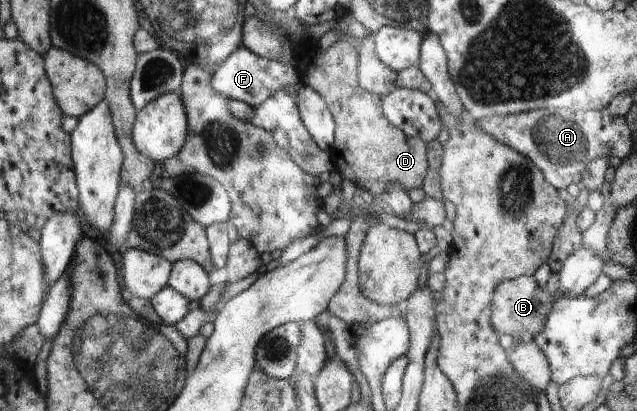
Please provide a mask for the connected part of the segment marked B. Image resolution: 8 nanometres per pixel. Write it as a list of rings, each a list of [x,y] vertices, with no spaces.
[[[522,275],[496,286],[489,306],[491,324],[501,335],[510,334],[519,339],[533,337],[544,330],[546,314],[552,310],[552,305],[553,295],[542,288],[533,276]]]

